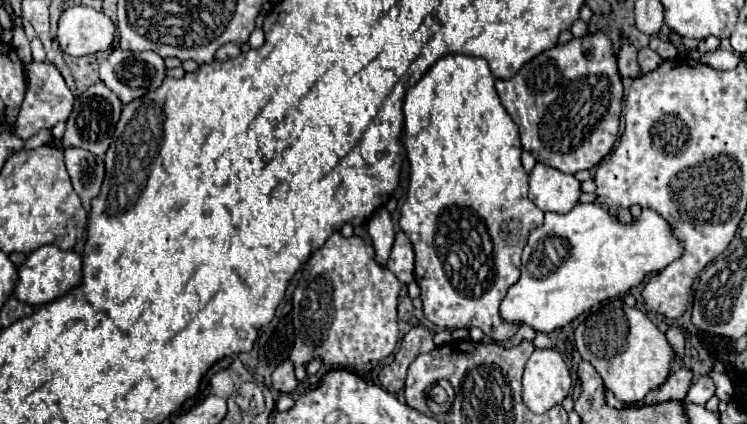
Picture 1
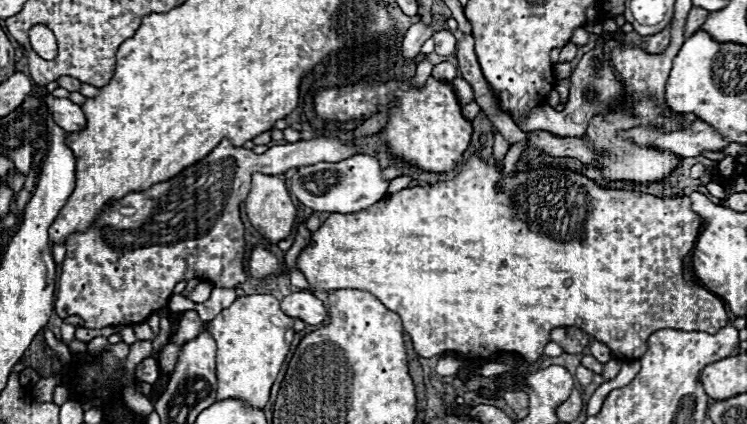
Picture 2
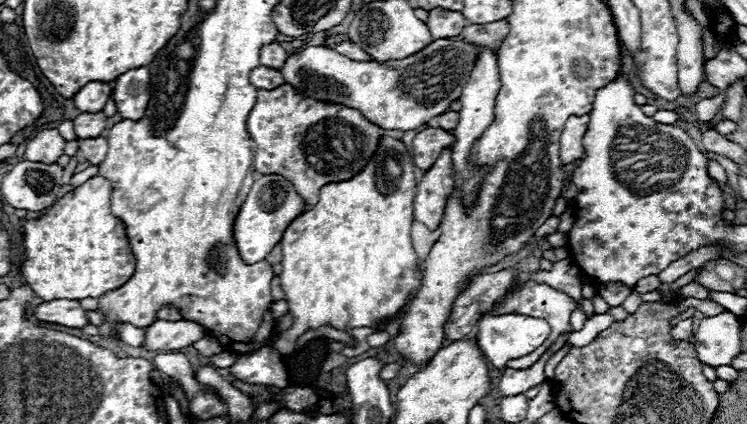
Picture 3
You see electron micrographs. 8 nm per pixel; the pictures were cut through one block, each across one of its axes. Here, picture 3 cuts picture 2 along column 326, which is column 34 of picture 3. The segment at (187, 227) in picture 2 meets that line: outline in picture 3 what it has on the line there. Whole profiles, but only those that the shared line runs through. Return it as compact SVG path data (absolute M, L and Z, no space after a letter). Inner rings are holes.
M56 128L42 130L30 140L26 148L26 158L30 162L42 162L42 164L52 164L58 160L58 156L64 154L64 144L66 140L60 136Z

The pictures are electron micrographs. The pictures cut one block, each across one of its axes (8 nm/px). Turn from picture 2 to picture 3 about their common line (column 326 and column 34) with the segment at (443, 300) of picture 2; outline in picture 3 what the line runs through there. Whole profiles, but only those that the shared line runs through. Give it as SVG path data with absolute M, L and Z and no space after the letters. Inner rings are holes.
M100 176L86 180L82 186L74 188L72 192L56 200L46 214L28 220L24 224L24 248L26 248L26 262L22 264L22 280L42 300L100 298L106 292L126 284L136 268L136 260L126 238L124 222L112 216L110 212L110 182Z

